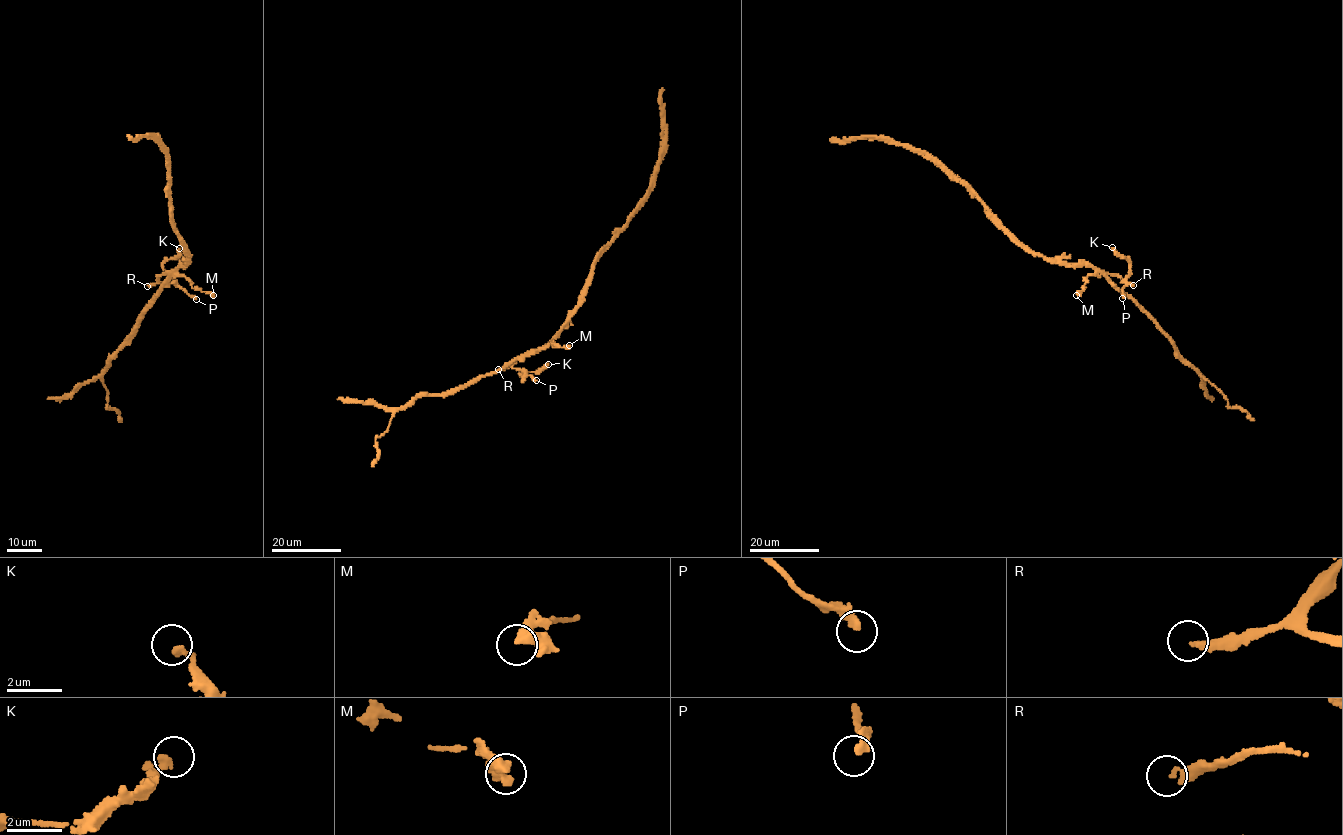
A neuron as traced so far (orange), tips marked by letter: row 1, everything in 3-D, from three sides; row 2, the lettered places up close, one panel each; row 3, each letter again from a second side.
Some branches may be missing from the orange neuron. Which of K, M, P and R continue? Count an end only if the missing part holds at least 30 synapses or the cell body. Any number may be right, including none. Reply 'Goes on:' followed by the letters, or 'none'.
Goes on: none

